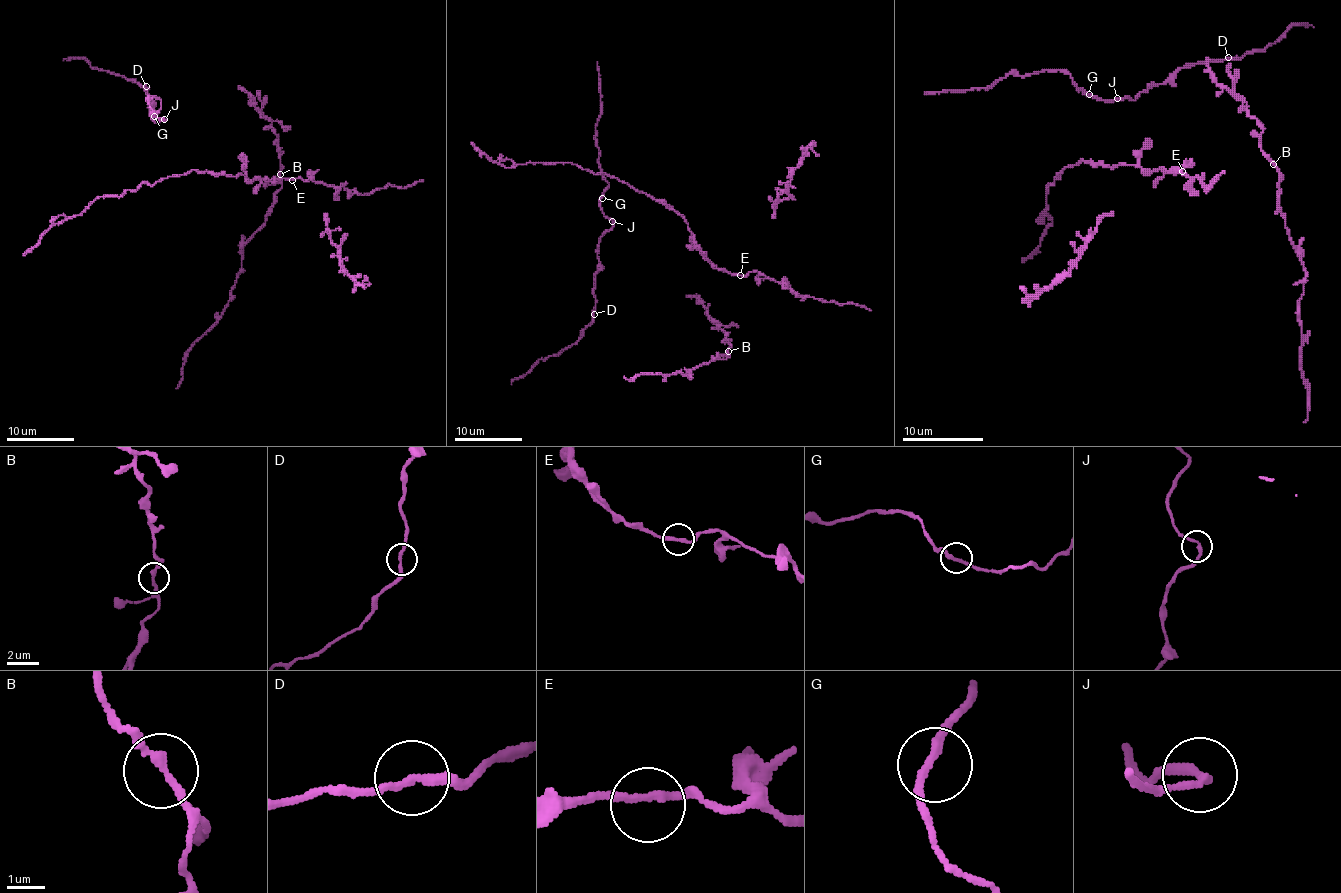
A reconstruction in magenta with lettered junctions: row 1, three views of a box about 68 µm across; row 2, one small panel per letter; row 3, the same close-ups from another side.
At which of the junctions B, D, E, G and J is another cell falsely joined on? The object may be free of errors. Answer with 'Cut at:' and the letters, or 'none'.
Cut at: none

